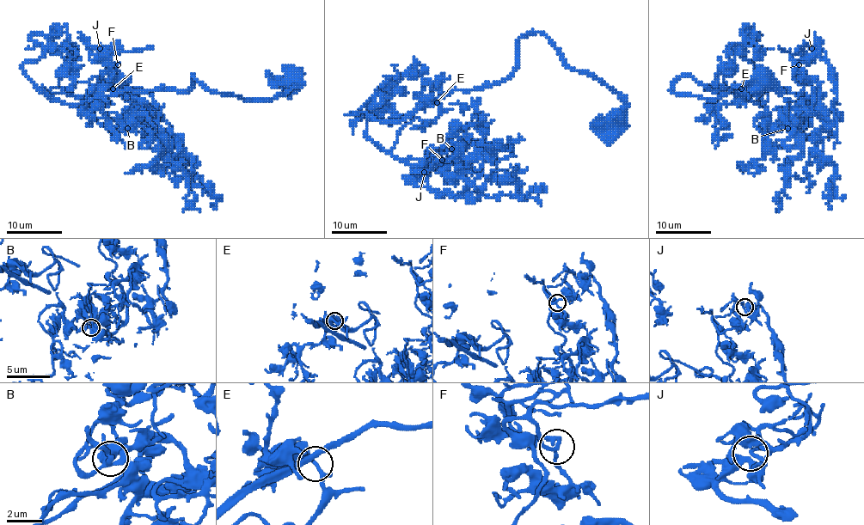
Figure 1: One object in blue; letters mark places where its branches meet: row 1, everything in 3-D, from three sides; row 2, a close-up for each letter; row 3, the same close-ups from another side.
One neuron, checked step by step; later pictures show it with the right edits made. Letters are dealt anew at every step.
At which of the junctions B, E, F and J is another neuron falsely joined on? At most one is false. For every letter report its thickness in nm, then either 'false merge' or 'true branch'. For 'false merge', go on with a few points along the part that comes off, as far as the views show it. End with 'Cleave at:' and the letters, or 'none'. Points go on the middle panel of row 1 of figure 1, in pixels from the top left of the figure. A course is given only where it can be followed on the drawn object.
B: calibre 190 nm; true branch
E: calibre 220 nm; true branch
F: calibre 170 nm; true branch
J: calibre 200 nm; true branch
Cleave at: none

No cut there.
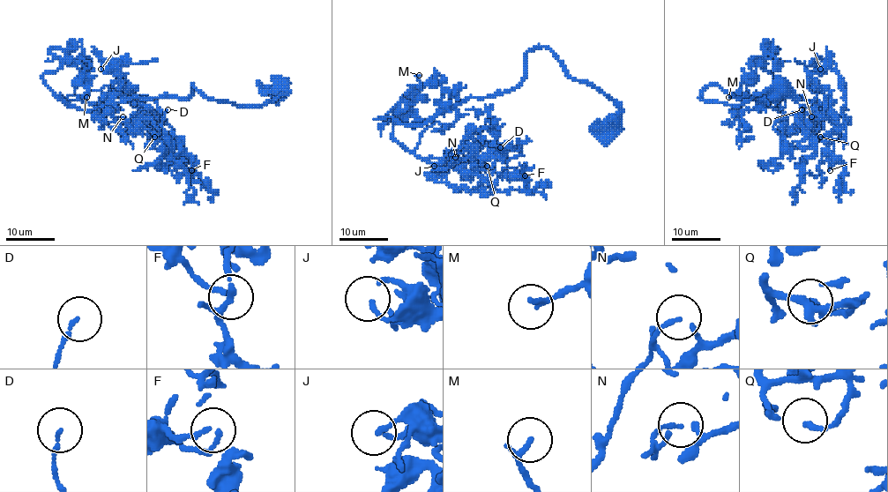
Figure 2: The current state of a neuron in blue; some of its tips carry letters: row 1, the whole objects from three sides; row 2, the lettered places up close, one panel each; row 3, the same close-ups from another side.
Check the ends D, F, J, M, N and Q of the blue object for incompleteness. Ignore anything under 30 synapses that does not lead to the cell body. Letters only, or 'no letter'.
no letter

